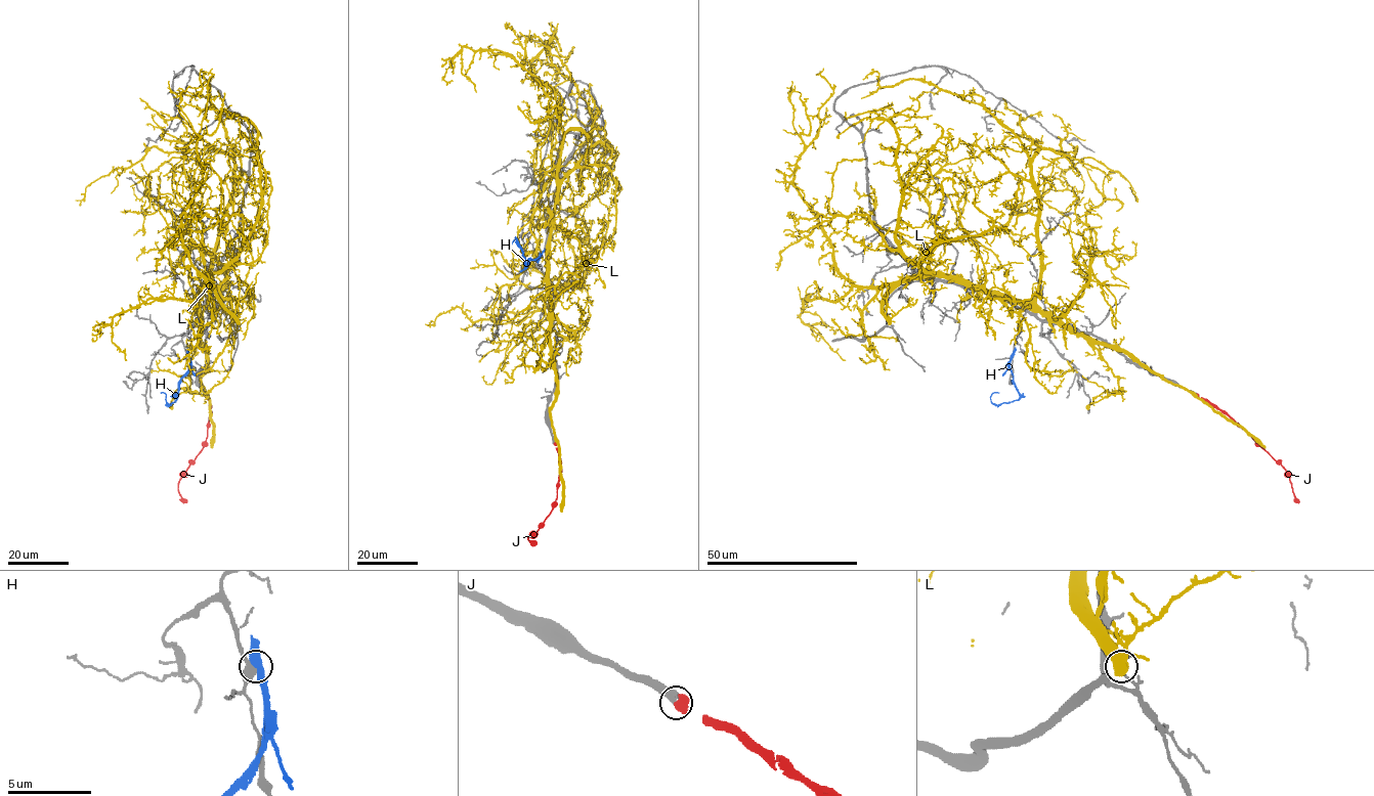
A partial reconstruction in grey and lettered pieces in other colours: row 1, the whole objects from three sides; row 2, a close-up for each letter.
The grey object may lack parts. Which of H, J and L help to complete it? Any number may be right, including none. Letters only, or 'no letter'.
J

